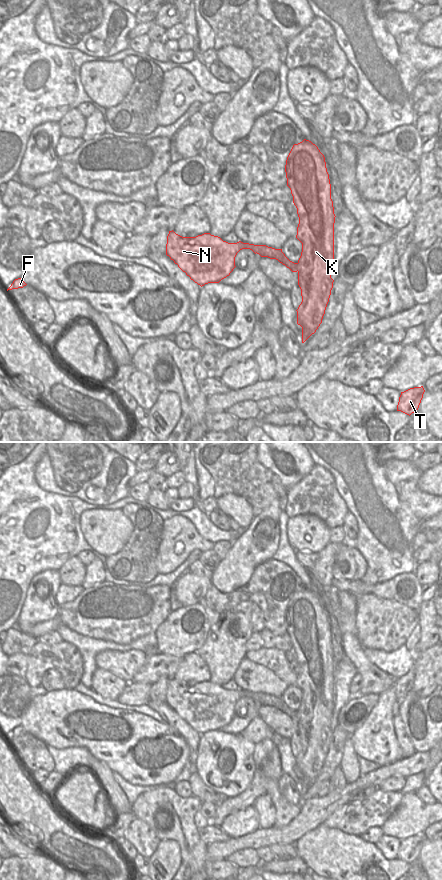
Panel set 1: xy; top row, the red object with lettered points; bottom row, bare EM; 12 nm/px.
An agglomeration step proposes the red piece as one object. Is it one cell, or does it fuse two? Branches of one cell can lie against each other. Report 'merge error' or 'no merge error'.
merge error

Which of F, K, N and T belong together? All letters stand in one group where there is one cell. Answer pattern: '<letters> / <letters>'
F N / K T

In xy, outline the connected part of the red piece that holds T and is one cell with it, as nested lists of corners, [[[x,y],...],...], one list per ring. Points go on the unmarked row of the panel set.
[[[423,834],[410,836],[401,840],[397,853],[397,859],[401,859],[410,864],[418,858],[424,840],[425,838]]]

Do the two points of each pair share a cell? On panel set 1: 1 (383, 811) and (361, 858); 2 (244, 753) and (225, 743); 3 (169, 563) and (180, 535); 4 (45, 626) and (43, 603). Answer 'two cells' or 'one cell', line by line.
1: two cells
2: one cell
3: one cell
4: two cells

